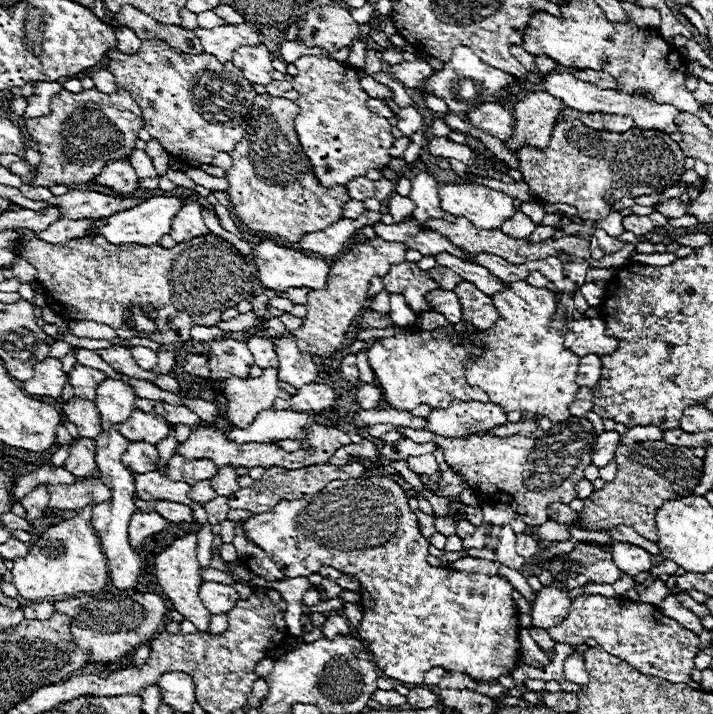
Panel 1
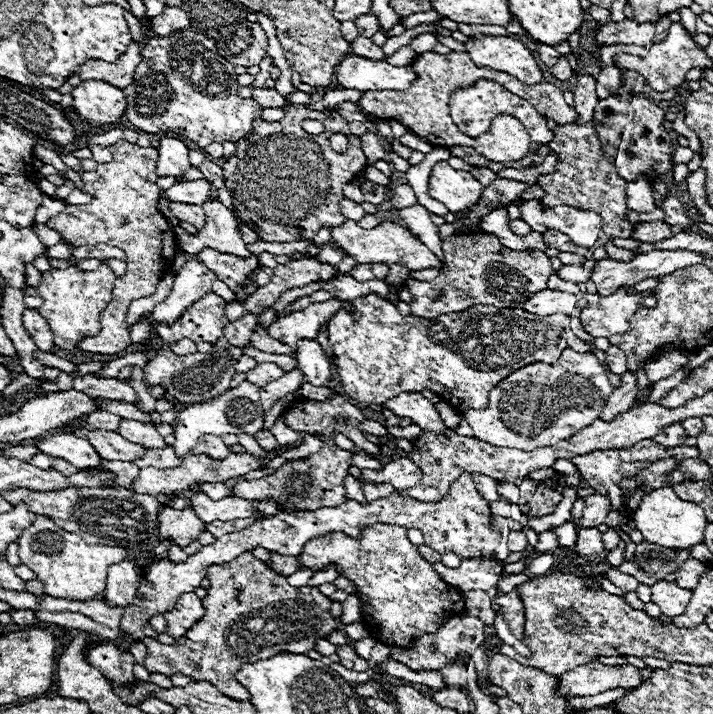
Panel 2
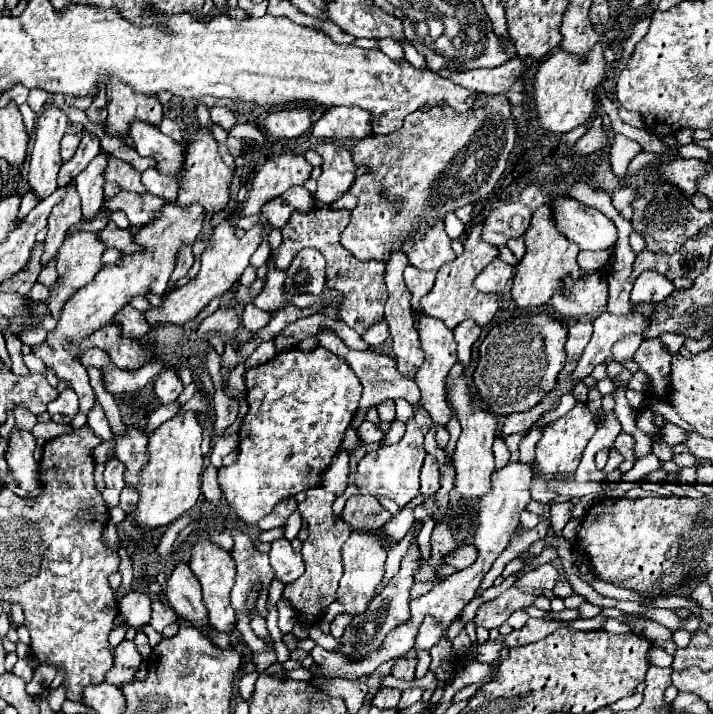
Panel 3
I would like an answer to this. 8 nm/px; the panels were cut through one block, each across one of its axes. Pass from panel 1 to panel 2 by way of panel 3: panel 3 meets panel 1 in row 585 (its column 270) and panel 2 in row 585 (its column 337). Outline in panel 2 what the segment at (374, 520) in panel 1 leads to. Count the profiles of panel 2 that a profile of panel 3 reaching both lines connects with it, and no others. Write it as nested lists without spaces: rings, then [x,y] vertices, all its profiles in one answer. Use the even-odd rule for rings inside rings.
[[[372,524],[364,528],[360,540],[352,540],[344,536],[344,532],[328,532],[328,536],[310,540],[298,560],[302,564],[300,568],[310,568],[314,572],[336,566],[342,576],[352,580],[364,612],[362,624],[372,638],[386,646],[412,646],[416,638],[432,634],[452,616],[464,614],[462,592],[446,584],[436,574],[434,566],[418,554],[418,546],[406,538],[404,526]]]

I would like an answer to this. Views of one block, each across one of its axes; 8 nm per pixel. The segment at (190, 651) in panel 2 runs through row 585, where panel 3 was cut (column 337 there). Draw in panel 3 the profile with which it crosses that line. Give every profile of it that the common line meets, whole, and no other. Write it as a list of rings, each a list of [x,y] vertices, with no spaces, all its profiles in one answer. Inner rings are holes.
[[[314,208],[312,212],[294,212],[288,224],[282,228],[282,244],[274,252],[276,268],[288,268],[294,256],[304,248],[318,248],[326,258],[326,276],[328,288],[336,288],[344,294],[344,304],[340,308],[340,318],[354,328],[358,334],[364,334],[370,326],[384,320],[384,304],[388,300],[388,290],[384,284],[384,264],[382,262],[362,262],[356,260],[342,244],[340,234],[350,222],[350,210],[328,210]]]

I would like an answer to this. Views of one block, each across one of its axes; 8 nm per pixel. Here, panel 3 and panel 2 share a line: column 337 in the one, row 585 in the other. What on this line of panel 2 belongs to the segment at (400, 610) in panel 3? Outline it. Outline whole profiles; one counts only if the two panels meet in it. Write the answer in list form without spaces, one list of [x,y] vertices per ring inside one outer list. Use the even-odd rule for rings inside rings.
[[[642,542],[636,546],[636,560],[624,562],[618,570],[634,576],[640,584],[652,586],[658,580],[664,580],[666,574],[672,574],[688,558],[688,550],[670,550]]]

